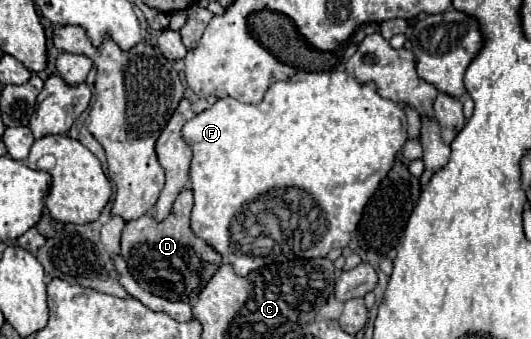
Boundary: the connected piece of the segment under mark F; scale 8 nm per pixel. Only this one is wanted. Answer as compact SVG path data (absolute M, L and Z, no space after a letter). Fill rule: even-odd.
M299 70L293 78L275 82L261 104L243 104L235 98L219 98L211 108L203 110L201 114L195 114L185 126L183 126L183 140L193 152L191 160L191 192L195 198L193 212L191 212L191 230L195 236L211 244L215 252L223 256L225 262L229 262L239 276L247 276L251 270L261 268L263 264L275 264L275 260L297 260L297 258L325 258L329 250L333 248L345 248L357 230L357 224L361 220L363 208L377 190L379 182L387 176L387 172L393 166L395 154L403 148L407 142L407 116L405 110L385 100L377 94L373 84L359 84L351 74L345 70L331 70L331 72L305 72Z

